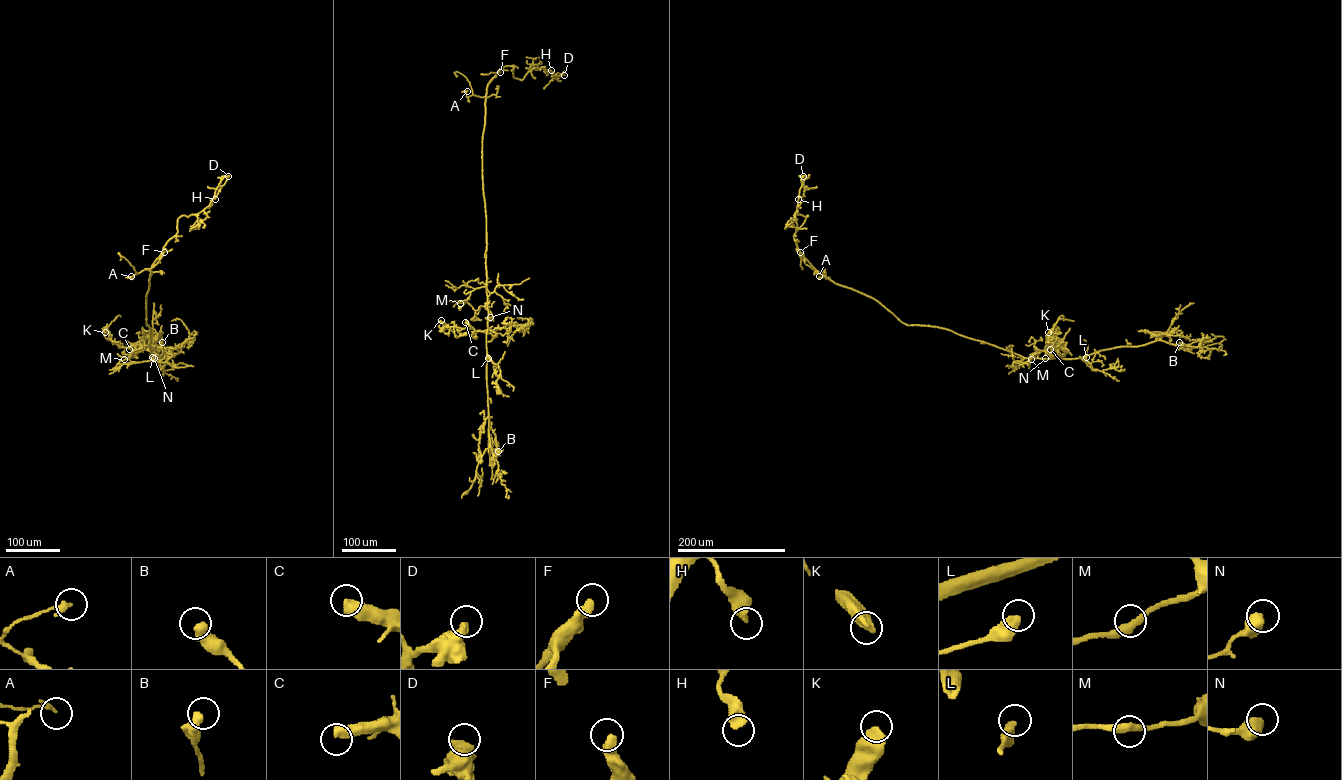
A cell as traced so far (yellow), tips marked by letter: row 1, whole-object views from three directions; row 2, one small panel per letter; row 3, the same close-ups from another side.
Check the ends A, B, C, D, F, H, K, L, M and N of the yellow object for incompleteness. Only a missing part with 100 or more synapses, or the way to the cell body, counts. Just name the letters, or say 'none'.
C

